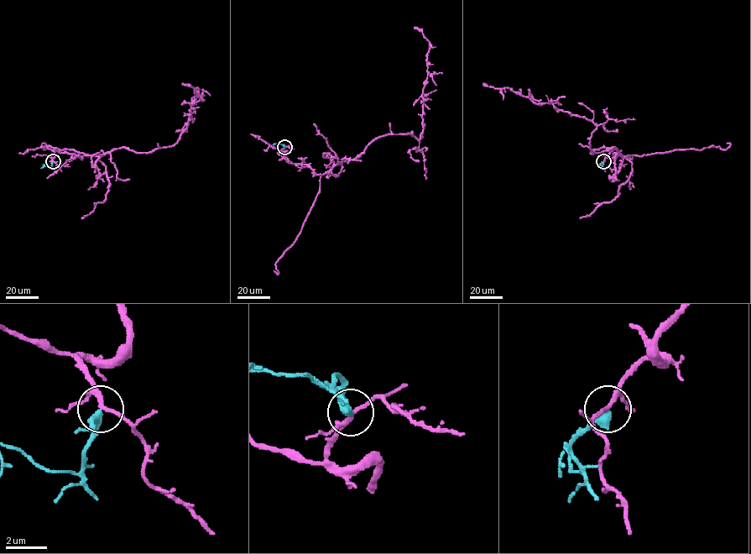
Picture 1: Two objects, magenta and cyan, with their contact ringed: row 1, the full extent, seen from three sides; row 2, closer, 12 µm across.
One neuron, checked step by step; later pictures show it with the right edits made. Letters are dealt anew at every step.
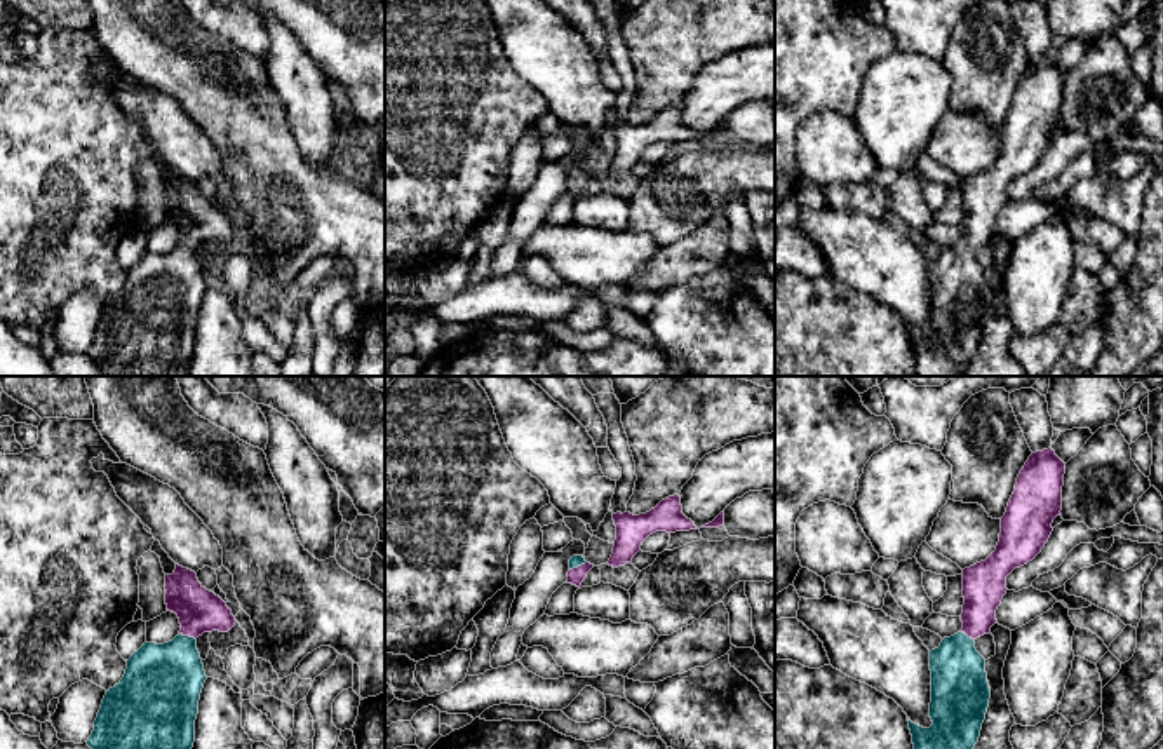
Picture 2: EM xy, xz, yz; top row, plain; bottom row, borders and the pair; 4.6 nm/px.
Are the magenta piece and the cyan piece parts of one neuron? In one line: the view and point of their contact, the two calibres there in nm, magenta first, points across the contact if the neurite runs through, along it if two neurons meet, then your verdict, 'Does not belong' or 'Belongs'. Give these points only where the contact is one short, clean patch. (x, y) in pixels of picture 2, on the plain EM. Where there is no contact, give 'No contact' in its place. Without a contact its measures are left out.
Touches magenta at xy (188, 244). Thickness 200 nm (magenta) against 360 nm. Path across: xy (199, 220), (188, 244), (176, 277), (164, 291). Belongs

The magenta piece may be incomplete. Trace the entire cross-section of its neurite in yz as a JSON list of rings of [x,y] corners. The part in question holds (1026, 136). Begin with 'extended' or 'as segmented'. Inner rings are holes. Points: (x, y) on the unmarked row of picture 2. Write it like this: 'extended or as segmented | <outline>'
extended | [[[1052,56],[1029,66],[1020,80],[1015,101],[1001,127],[1001,143],[996,160],[985,169],[963,179],[963,239],[944,247],[940,256],[930,261],[933,334],[923,338],[909,327],[918,376],[966,376],[966,369],[978,352],[982,333],[989,317],[991,298],[985,282],[985,268],[977,261],[975,249],[989,244],[998,233],[996,219],[1006,204],[1006,186],[1032,171],[1048,152],[1052,132],[1062,120],[1062,96],[1066,73]]]

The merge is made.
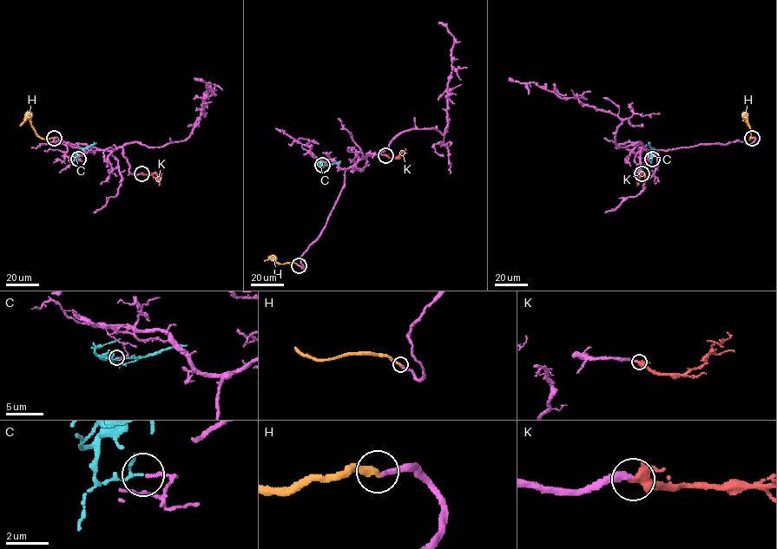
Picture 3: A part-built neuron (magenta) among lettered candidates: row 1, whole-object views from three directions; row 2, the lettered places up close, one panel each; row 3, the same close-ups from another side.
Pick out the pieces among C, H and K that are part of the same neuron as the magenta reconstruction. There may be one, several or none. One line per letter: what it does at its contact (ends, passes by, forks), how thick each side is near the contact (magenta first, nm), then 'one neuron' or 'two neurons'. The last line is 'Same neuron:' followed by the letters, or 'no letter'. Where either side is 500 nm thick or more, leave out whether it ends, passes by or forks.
C: it passes by | 130/80 nm | two neurons
H: it ends | 200/320 nm | one neuron
K: it passes by | 280/440 nm | one neuron
Same neuron: H, K

